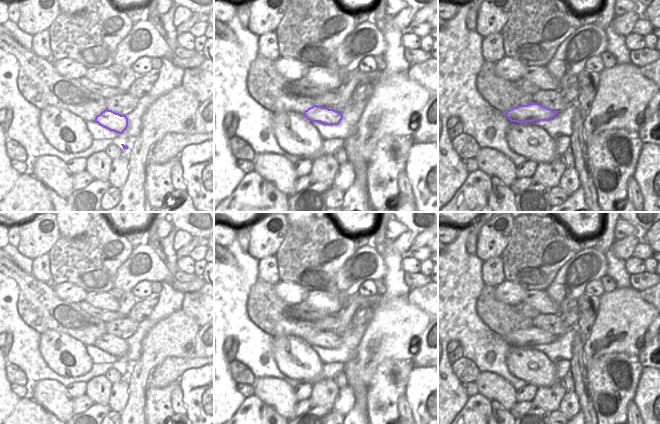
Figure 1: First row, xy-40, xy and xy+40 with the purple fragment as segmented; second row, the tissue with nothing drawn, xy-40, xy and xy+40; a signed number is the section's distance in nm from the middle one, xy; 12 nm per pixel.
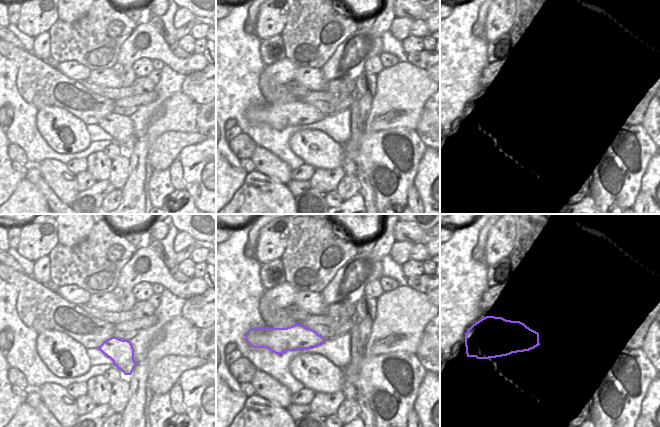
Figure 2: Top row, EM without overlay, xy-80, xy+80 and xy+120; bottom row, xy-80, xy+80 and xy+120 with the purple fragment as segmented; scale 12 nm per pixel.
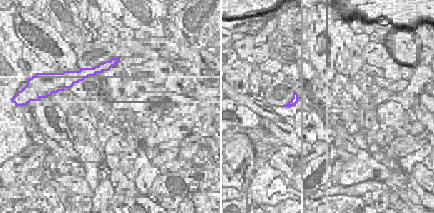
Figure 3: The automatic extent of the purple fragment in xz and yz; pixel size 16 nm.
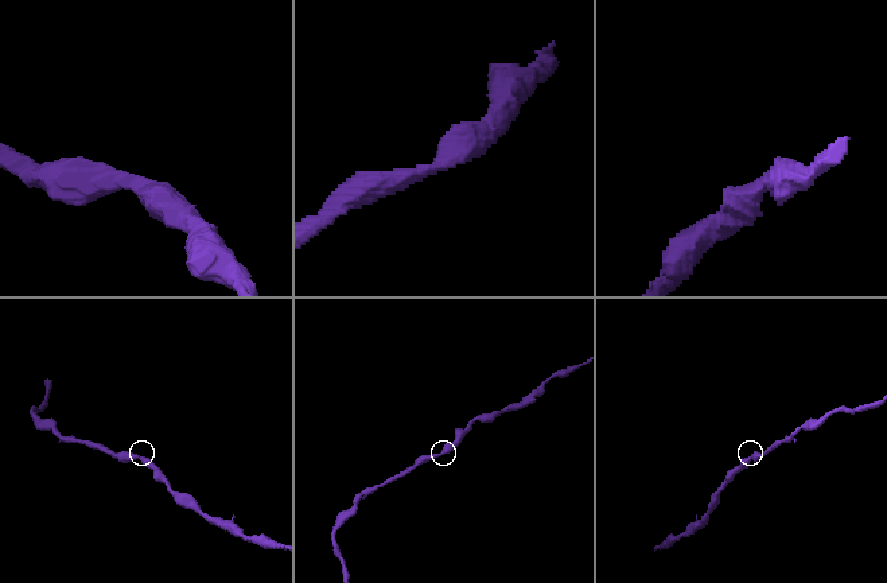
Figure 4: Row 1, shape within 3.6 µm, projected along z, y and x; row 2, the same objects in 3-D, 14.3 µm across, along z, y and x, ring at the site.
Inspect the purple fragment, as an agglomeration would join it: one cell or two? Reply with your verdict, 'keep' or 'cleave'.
keep

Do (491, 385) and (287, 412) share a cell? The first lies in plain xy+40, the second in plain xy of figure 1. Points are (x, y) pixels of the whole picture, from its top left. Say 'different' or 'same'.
same

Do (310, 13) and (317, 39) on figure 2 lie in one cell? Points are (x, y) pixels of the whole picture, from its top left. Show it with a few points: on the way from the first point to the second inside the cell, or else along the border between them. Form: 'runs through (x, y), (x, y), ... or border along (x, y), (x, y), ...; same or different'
border along (320, 12), (319, 25), (311, 32), (291, 33); different

